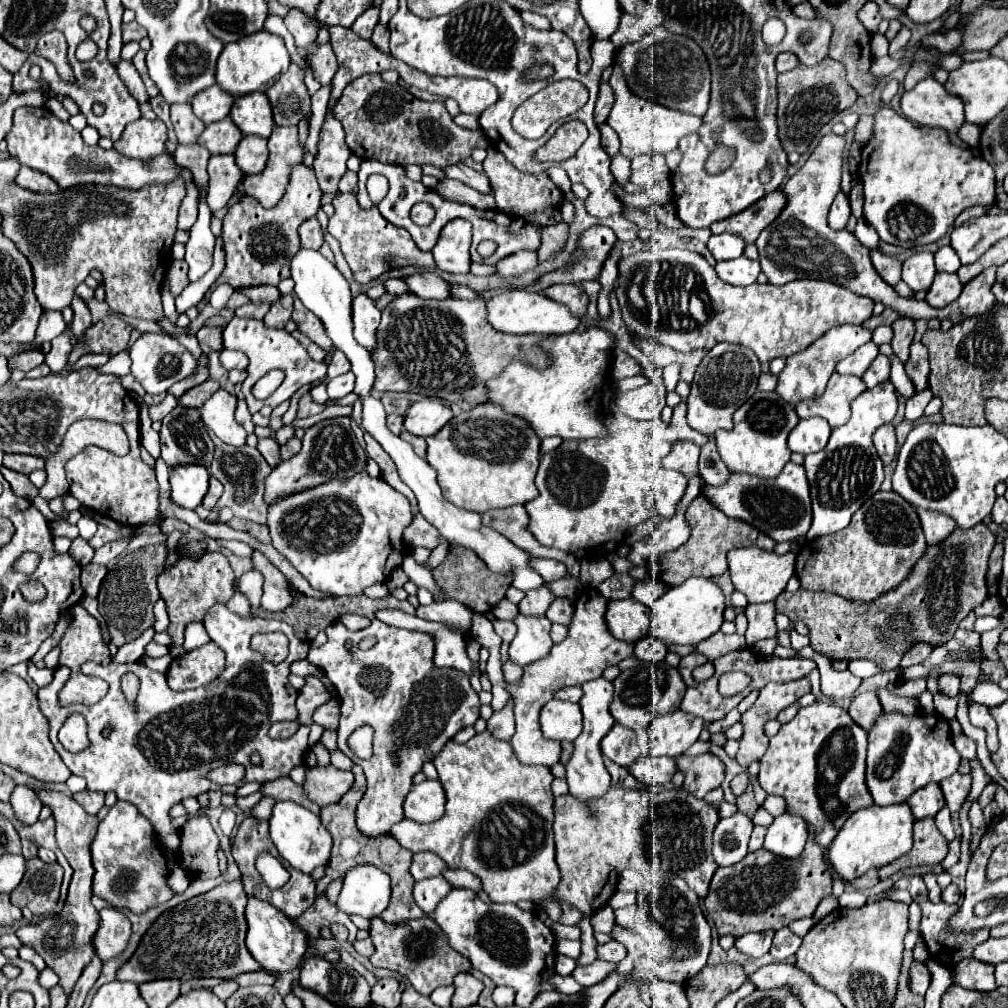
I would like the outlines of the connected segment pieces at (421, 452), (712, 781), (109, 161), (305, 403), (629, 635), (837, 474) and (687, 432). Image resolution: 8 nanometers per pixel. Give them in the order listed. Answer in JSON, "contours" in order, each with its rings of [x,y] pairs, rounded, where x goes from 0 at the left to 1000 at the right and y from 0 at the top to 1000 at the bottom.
{"contours":[[[[398,428],[396,434],[402,436],[402,438],[406,438],[406,439],[410,441],[410,445],[412,445],[412,449],[414,449],[416,453],[422,453],[422,436],[420,436],[420,434],[412,434],[412,432],[404,430],[404,428]]],[[[705,747],[691,749],[691,751],[674,749],[674,753],[670,755],[674,763],[680,765],[678,779],[693,793],[697,793],[705,783],[713,781],[717,775],[717,757]]],[[[45,106],[15,108],[13,126],[7,132],[5,140],[7,140],[9,154],[19,158],[21,164],[27,164],[35,170],[43,170],[45,174],[51,174],[51,178],[55,178],[61,188],[66,188],[72,184],[84,184],[84,182],[140,188],[150,182],[168,182],[178,172],[178,166],[166,154],[154,156],[148,162],[144,162],[136,158],[126,158],[118,154],[114,148],[104,150],[96,144],[90,146],[80,138],[80,134],[68,122],[59,120]]],[[[303,390],[299,396],[297,396],[297,406],[295,406],[295,414],[307,414],[307,412],[313,412],[313,410],[318,410],[324,402],[316,402],[309,396],[307,390]]],[[[628,592],[616,594],[616,596],[604,596],[602,600],[602,620],[606,630],[610,630],[616,636],[630,638],[634,632],[642,630],[645,623],[643,606],[638,598],[630,596]]],[[[884,378],[874,380],[872,384],[858,388],[856,392],[852,392],[852,396],[844,400],[844,416],[838,422],[824,428],[818,445],[807,451],[799,451],[797,463],[801,467],[807,495],[807,519],[801,527],[803,537],[838,525],[844,519],[846,509],[872,487],[876,479],[876,459],[872,451],[868,451],[864,432],[870,424],[884,420],[888,410],[888,384]]],[[[676,398],[674,402],[668,404],[668,416],[666,416],[664,424],[662,424],[662,436],[666,439],[670,439],[670,438],[688,438],[691,441],[701,439],[701,434],[697,430],[686,426],[682,422],[680,412],[682,412],[682,402],[680,402],[680,398]]]]}

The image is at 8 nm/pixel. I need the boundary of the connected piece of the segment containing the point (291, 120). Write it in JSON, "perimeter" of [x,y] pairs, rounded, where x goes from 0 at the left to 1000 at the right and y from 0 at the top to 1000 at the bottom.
{"perimeter":[[[293,63],[265,88],[275,124],[295,124],[309,110],[309,96],[301,80],[301,68]]]}

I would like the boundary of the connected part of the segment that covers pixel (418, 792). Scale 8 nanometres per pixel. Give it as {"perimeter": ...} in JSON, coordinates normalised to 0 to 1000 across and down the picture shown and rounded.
{"perimeter":[[[420,775],[410,779],[400,801],[404,813],[414,816],[434,814],[441,807],[441,785],[436,775]]]}

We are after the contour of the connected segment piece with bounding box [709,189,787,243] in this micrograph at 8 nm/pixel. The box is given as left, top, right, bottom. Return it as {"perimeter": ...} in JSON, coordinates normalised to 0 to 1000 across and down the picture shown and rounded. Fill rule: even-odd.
{"perimeter":[[[769,188],[757,197],[753,197],[753,201],[741,205],[741,209],[735,209],[733,213],[725,213],[725,217],[707,221],[703,227],[705,231],[727,231],[737,235],[739,241],[749,241],[753,231],[773,215],[779,203],[781,203],[779,191]]]}

